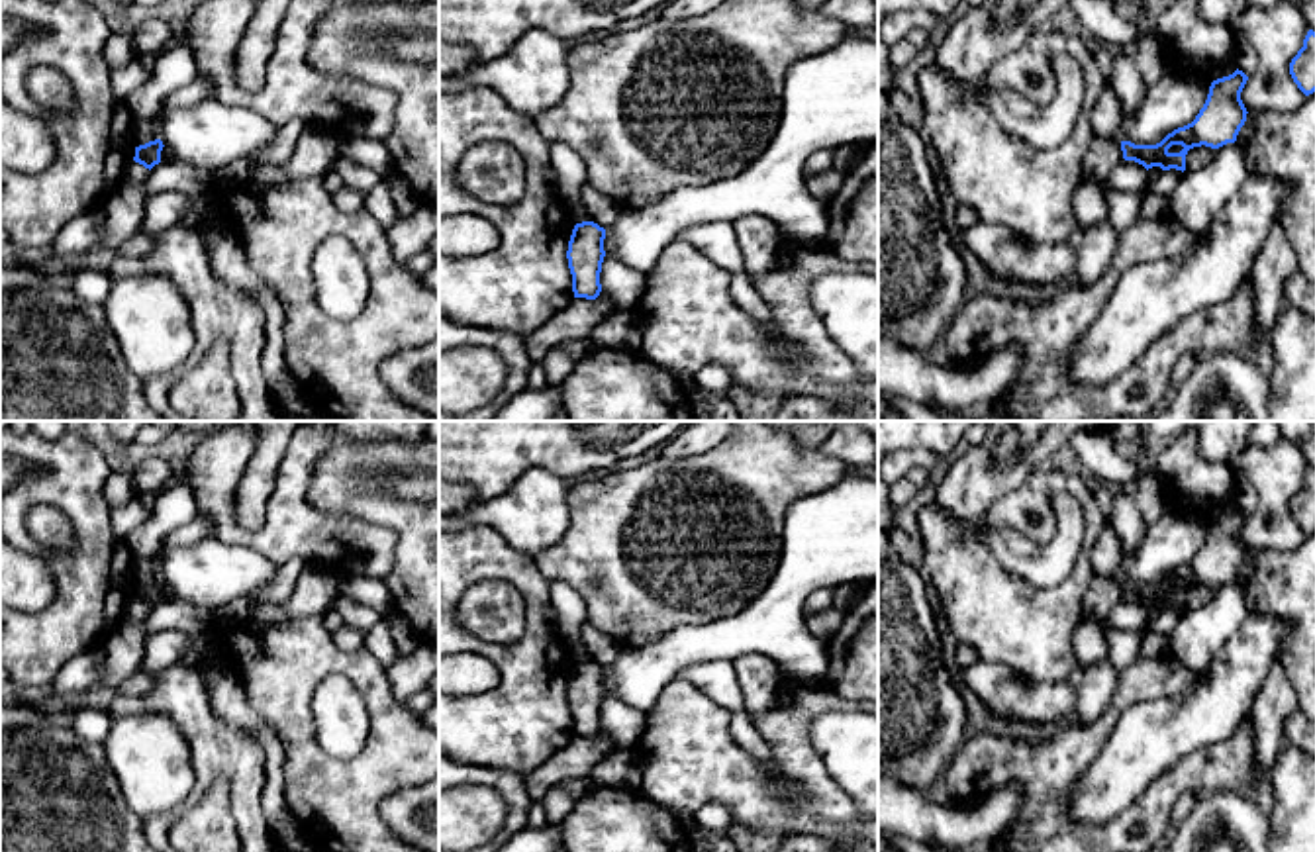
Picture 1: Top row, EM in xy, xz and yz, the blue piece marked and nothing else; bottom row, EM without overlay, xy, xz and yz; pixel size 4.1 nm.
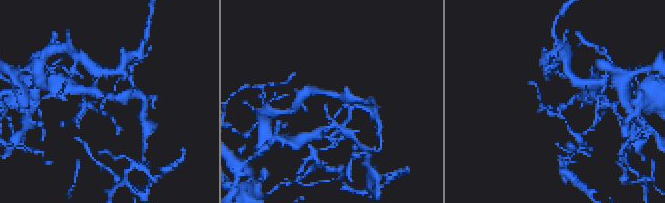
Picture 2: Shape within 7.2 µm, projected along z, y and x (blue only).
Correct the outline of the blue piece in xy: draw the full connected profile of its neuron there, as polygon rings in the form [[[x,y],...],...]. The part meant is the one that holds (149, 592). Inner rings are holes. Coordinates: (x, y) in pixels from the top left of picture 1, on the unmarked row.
[[[155,578],[145,584],[135,586],[135,595],[133,599],[143,603],[145,607],[153,607],[155,603],[161,601],[161,590],[163,590],[163,580]]]

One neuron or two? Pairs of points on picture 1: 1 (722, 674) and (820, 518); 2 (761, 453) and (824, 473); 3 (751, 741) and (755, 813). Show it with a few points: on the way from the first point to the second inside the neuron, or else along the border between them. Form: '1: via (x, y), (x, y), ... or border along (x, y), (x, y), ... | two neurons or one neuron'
1: border along (731, 661), (706, 661), (684, 668) | two neurons
2: via (777, 469), (808, 471) | one neuron
3: border along (731, 713), (731, 737), (761, 766), (773, 770) | two neurons

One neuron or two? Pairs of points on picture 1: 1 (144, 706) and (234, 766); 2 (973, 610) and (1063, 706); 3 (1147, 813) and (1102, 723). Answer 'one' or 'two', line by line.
1: one
2: two
3: one

